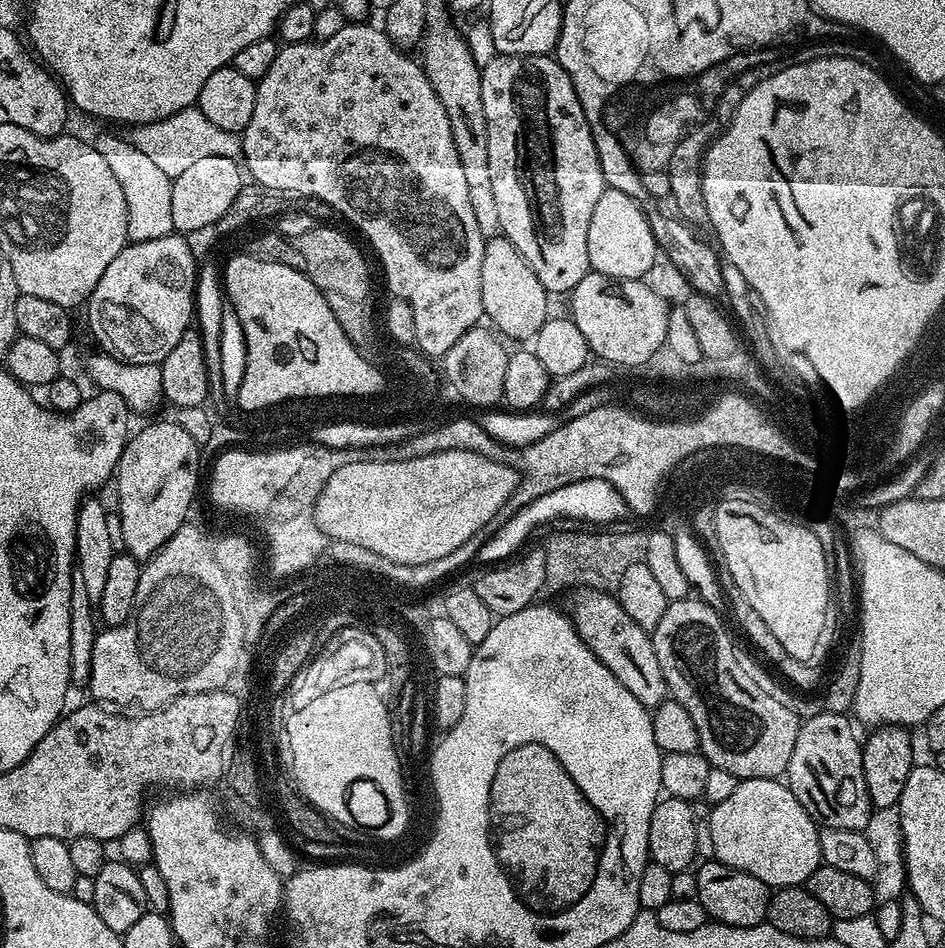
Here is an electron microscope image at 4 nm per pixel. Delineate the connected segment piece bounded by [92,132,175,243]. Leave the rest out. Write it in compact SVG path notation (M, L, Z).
M104 132L93 139L92 145L98 150L102 158L106 161L106 166L114 173L118 184L122 187L124 201L127 202L127 232L129 239L136 243L138 241L152 241L154 238L166 237L171 235L175 228L173 226L173 218L171 217L171 189L173 179L163 173L161 169L142 150L138 150L136 146L127 140L123 135L116 135L110 132Z

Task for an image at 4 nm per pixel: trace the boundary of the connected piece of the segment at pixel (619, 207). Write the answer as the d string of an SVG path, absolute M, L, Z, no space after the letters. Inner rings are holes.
M605 187L590 218L588 267L591 271L600 272L611 280L638 280L647 277L647 272L656 264L656 256L658 260L658 244L656 248L657 233L654 228L652 233L644 215L645 209L637 197Z

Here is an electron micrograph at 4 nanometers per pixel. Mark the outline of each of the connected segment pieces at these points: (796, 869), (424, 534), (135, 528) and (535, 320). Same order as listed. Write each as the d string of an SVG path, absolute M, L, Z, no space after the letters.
M754 778L753 780L742 780L737 783L734 794L730 794L730 798L726 798L723 802L711 805L712 813L708 816L708 832L706 828L706 840L712 843L711 855L720 863L730 866L734 870L742 870L746 874L754 874L754 878L758 878L758 882L768 885L769 889L777 888L795 888L797 886L807 885L808 879L814 874L814 870L819 868L822 861L820 858L820 828L817 821L802 806L802 802L798 802L798 798L788 787L787 783L781 782L779 779L767 780L766 778Z
M450 449L404 461L349 459L324 484L316 503L316 525L339 543L365 547L391 562L416 564L444 558L490 522L516 493L521 475L511 463L499 464L481 453Z
M171 419L148 424L124 447L114 473L122 526L122 548L135 560L149 560L189 519L196 483L200 480L202 448Z
M502 234L487 237L482 254L482 306L485 317L492 319L491 327L509 341L531 341L550 315L548 300L549 293L544 291L542 282L538 282L534 270L530 270L526 258L518 254L515 246Z

